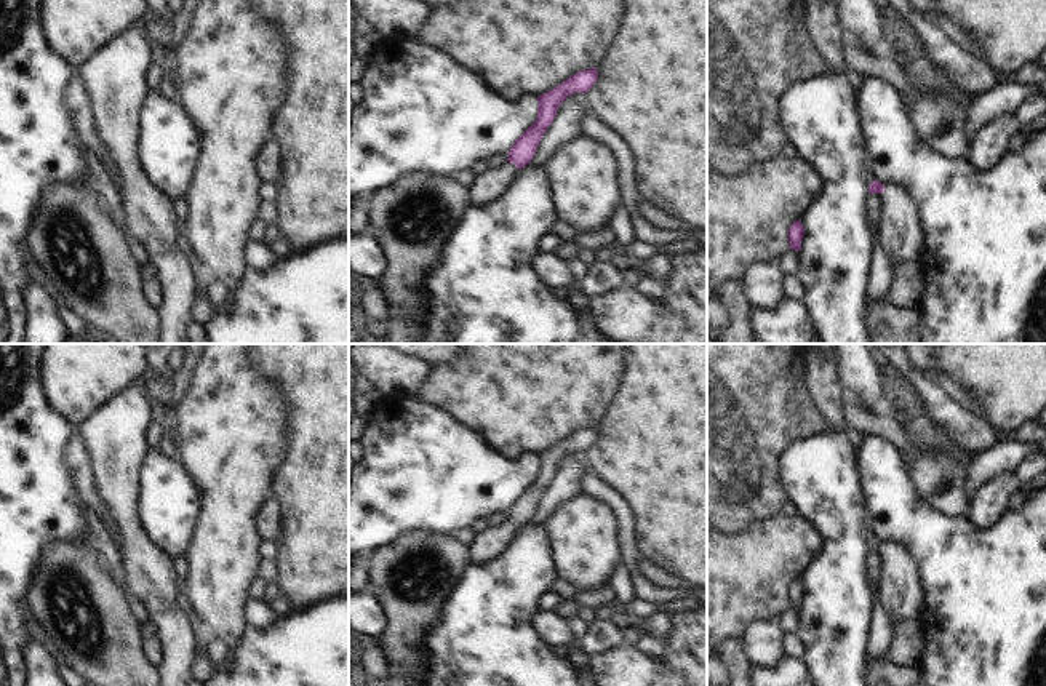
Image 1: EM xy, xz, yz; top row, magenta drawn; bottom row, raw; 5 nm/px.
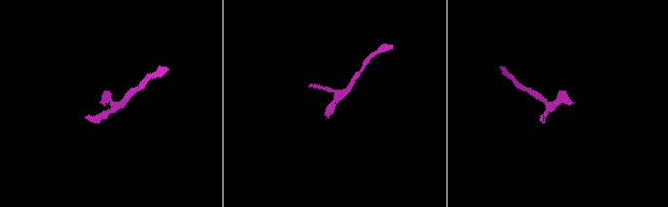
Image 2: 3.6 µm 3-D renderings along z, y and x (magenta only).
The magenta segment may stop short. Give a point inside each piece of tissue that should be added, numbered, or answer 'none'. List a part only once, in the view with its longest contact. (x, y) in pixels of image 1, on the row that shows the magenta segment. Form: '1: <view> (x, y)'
1: yz (901, 234)

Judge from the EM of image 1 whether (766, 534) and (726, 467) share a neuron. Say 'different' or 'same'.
different

